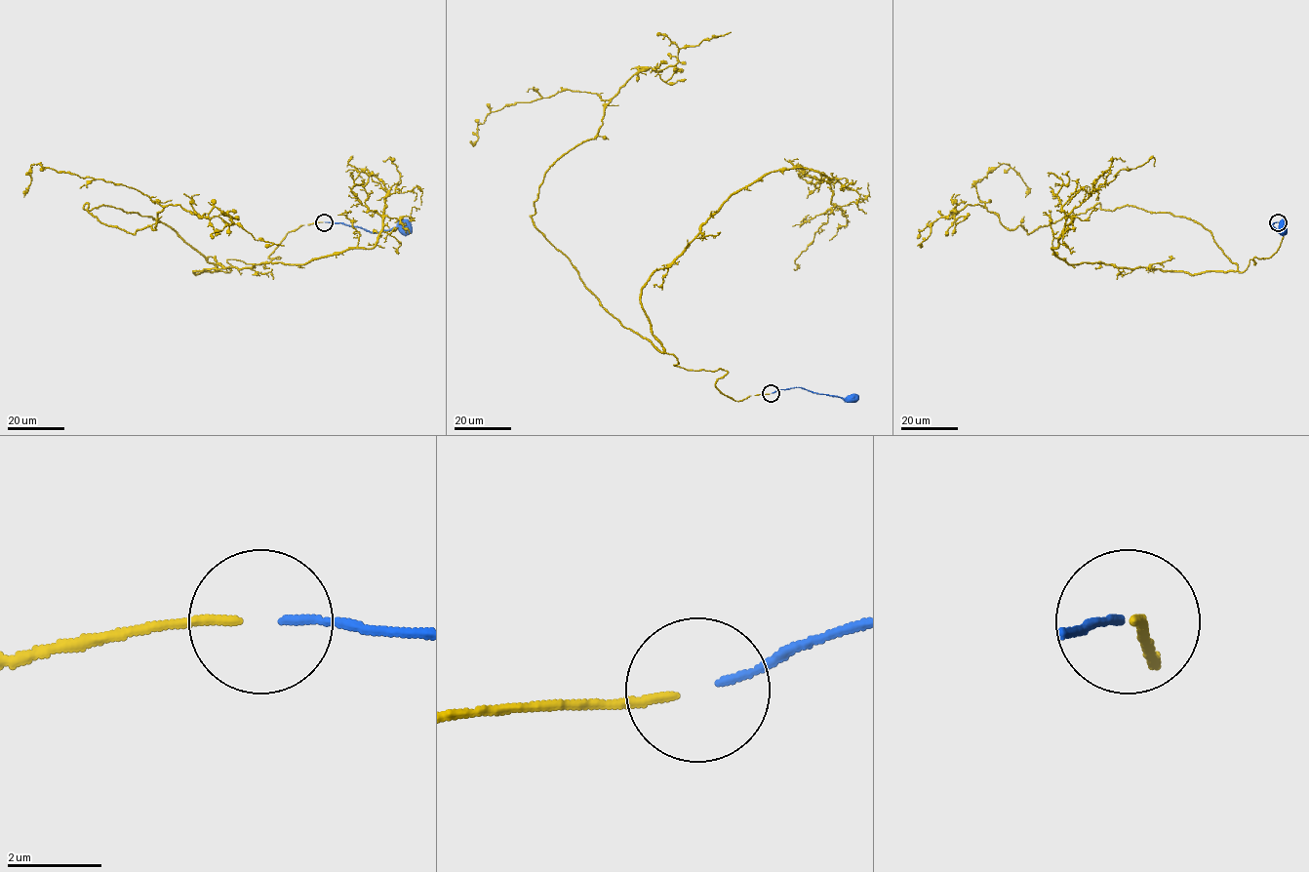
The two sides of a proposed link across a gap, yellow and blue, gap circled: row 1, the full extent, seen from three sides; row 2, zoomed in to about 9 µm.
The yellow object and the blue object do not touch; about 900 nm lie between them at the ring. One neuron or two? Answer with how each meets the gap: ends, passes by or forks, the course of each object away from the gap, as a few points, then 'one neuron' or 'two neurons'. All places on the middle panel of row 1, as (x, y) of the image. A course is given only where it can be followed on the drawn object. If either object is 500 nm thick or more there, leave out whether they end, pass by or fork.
yellow ends there; blue ends there; yellow runs (770, 393), (735, 401), (727, 372), (674, 365), (535, 225), (545, 172), (609, 99), (504, 105), (470, 140); blue runs (772, 393), (802, 387), (851, 402), (854, 399); one neuron

